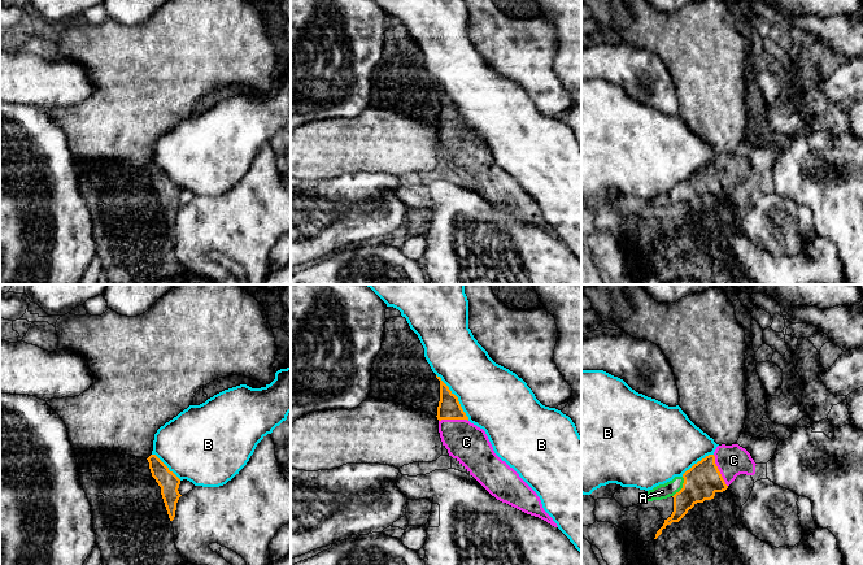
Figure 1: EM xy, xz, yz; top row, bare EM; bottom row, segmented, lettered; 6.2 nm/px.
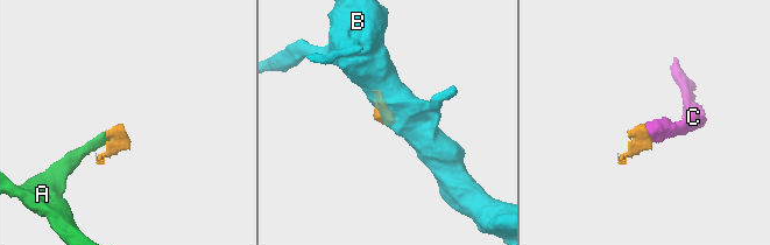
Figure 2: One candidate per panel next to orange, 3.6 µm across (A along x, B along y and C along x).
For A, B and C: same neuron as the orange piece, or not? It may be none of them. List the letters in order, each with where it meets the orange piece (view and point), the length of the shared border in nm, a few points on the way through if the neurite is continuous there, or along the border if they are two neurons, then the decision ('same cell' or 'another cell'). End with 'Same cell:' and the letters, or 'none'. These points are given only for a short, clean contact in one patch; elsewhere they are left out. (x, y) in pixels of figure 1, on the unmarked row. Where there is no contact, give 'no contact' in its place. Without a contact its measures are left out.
A: yz (683, 196) | 140 nm | across yz (701, 191), (693, 196), (683, 196), (662, 200) | same cell
B: xz (457, 107) | 360 nm | along xz (436, 83), (457, 107), (469, 129) | another cell
C: yz (718, 179) | 220 nm | across yz (701, 191), (718, 179), (733, 169) | same cell
Same cell: A, C

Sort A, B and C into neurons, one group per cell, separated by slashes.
A C / B

